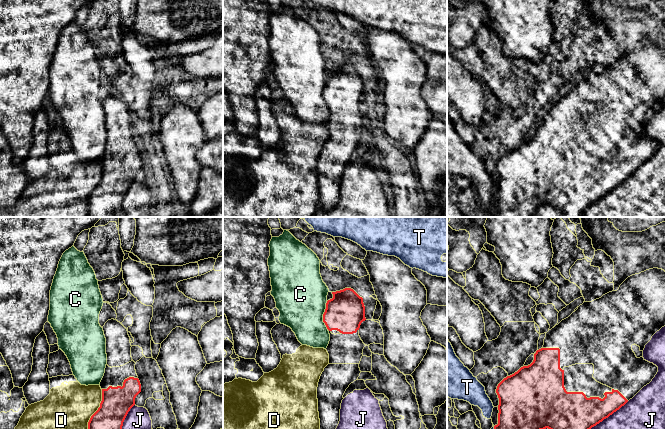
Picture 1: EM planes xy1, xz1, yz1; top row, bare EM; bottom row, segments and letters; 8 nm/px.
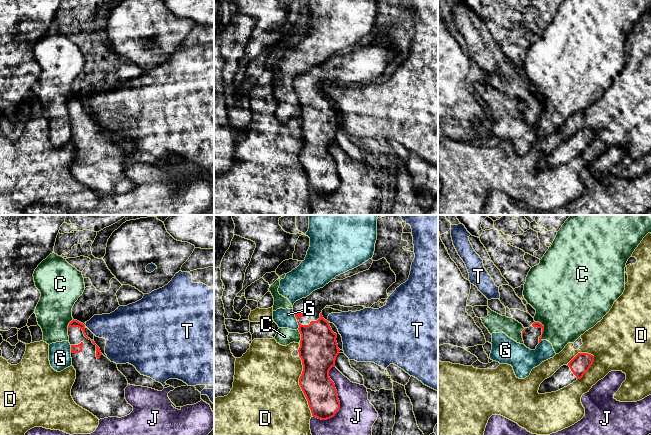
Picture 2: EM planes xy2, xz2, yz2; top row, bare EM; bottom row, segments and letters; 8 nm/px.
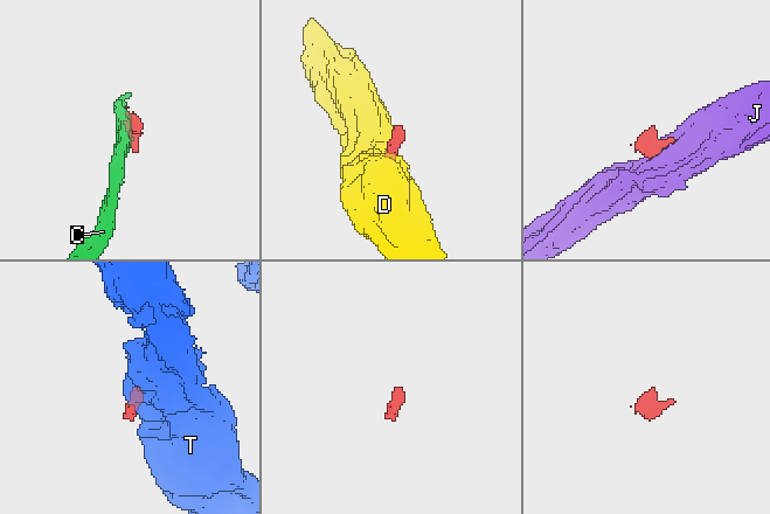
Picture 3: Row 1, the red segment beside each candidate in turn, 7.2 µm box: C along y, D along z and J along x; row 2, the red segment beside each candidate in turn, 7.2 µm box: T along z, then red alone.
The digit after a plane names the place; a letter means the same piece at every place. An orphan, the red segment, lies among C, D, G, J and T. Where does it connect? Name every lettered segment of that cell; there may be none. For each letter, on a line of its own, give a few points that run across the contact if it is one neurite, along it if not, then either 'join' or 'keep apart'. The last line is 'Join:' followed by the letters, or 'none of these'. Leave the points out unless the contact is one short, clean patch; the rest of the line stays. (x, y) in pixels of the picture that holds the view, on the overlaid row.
C: keep apart
D: keep apart
G: line xz2 (296, 321), (298, 329); keep apart
J: keep apart
T: line xz2 (326, 320), (328, 322); keep apart
Join: none of these

